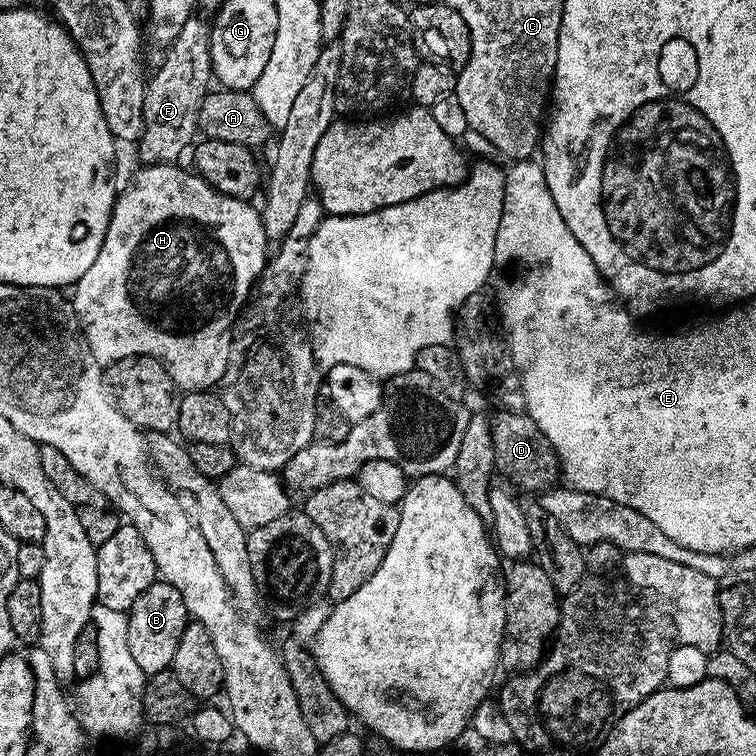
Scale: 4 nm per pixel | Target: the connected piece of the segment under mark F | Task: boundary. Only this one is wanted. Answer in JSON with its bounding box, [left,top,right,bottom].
[138,14,214,165]

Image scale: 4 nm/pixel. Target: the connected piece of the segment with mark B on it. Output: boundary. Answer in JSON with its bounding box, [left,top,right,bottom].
[127,582,190,677]

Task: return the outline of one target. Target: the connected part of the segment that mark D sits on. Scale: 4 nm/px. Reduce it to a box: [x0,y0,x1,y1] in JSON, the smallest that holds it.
[491,411,562,494]

